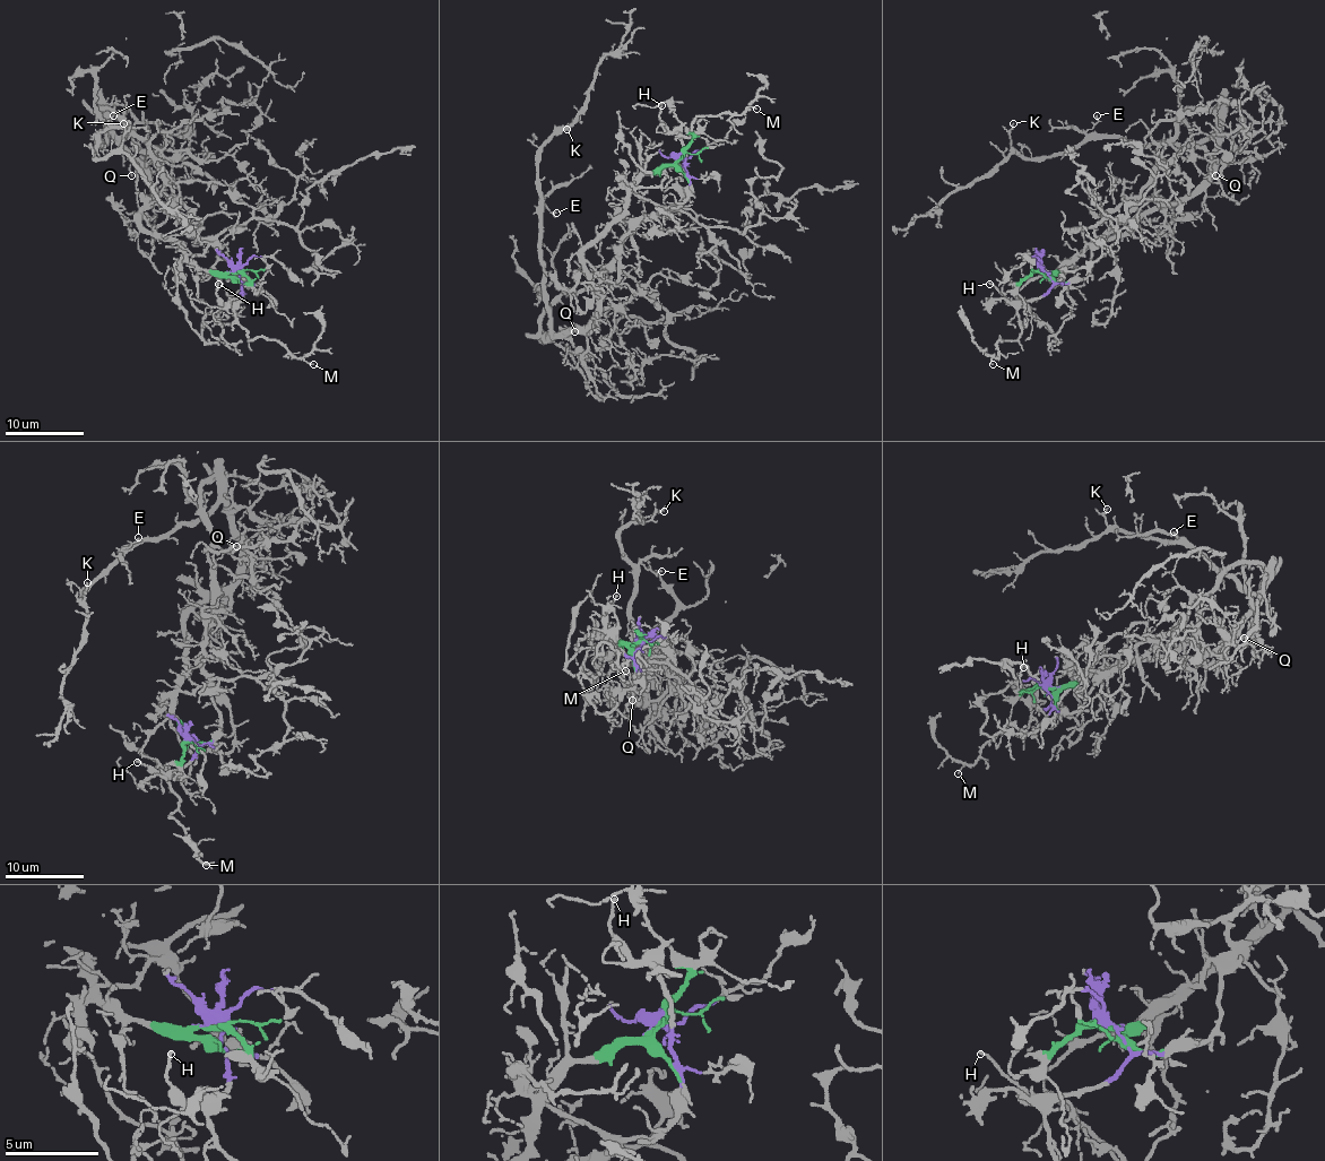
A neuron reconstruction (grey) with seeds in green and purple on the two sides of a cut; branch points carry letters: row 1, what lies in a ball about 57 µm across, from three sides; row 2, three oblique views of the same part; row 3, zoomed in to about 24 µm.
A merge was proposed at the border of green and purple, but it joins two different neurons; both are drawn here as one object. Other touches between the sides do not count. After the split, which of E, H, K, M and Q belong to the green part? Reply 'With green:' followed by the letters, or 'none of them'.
With green: E, K, Q

